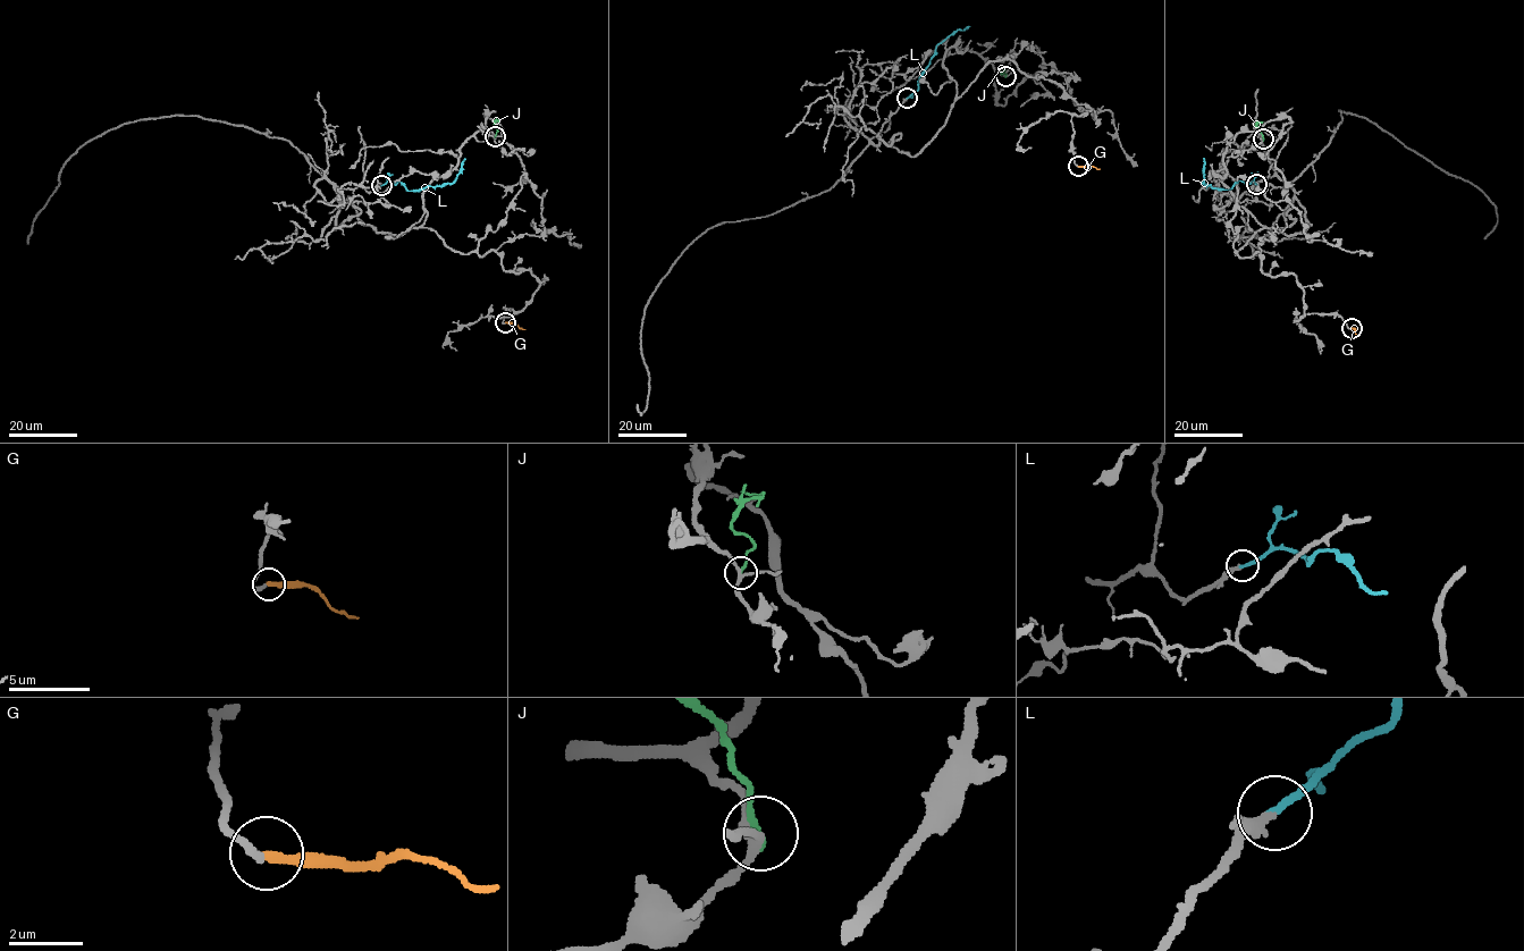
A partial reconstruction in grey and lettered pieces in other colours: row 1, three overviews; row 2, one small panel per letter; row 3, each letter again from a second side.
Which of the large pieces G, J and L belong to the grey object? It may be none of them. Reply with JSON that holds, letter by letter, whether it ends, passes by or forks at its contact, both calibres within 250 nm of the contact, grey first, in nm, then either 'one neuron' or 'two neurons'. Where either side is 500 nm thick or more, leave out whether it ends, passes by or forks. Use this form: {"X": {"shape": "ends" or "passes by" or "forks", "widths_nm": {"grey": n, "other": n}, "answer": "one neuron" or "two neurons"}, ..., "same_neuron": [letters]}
{"G": {"shape": "ends", "widths_nm": {"grey": 240, "other": 280}, "answer": "two neurons"}, "J": {"shape": "ends", "widths_nm": {"grey": 200, "other": 170}, "answer": "two neurons"}, "L": {"shape": "ends", "widths_nm": {"grey": 280, "other": 220}, "answer": "one neuron"}, "same_neuron": ["L"]}

